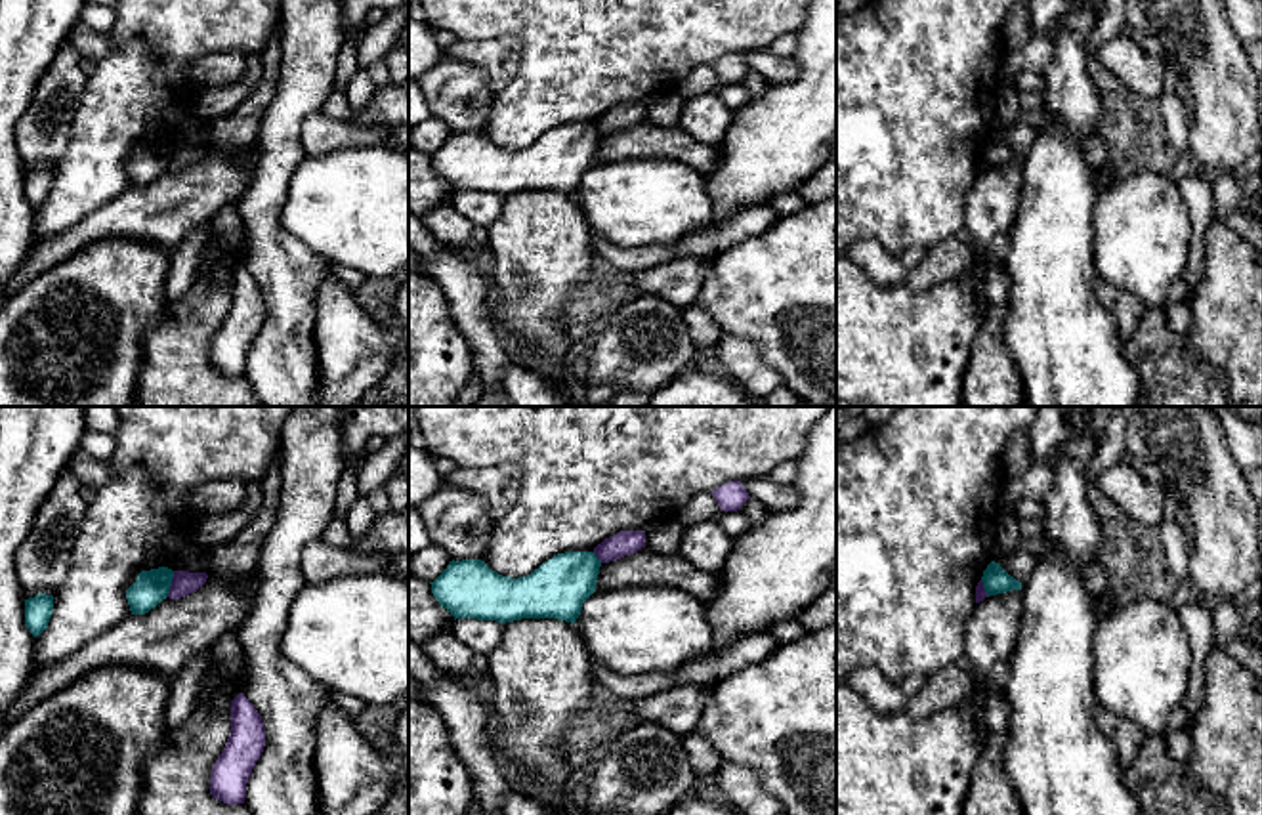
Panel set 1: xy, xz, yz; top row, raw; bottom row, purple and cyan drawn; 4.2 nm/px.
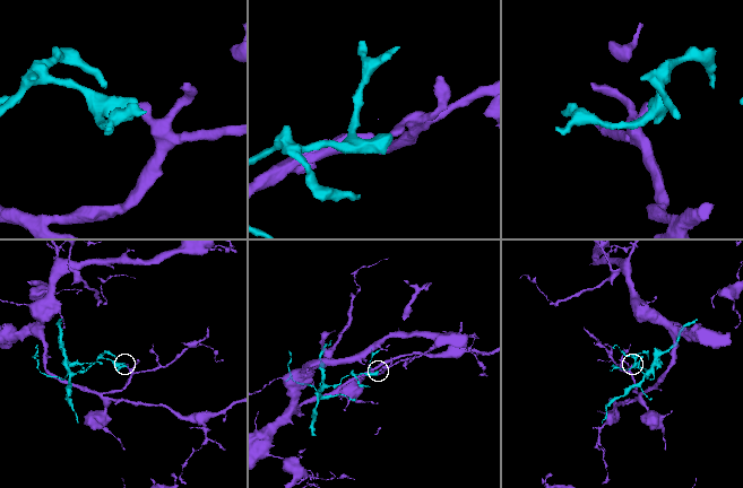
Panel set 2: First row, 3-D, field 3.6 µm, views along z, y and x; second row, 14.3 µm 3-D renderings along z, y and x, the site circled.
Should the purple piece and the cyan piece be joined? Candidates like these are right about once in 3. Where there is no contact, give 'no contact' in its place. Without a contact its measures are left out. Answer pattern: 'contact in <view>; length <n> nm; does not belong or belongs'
contact in xy; length 120 nm; does not belong

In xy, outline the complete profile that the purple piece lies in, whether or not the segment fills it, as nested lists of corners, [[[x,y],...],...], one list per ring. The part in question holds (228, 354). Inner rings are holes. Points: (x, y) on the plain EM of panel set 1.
[[[239,265],[231,273],[231,307],[210,345],[210,366],[229,378],[244,376],[246,355],[265,319],[265,300],[254,277]]]

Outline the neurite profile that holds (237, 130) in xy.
[[[281,21],[275,25],[265,48],[260,53],[263,74],[256,90],[231,113],[218,116],[208,124],[208,145],[220,153],[241,155],[250,149],[258,137],[258,126],[263,111],[269,107],[281,67]]]

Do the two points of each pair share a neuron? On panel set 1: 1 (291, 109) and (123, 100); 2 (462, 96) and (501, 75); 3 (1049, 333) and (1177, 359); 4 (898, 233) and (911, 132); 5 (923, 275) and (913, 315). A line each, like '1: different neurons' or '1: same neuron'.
1: different neurons
2: different neurons
3: different neurons
4: same neuron
5: different neurons

